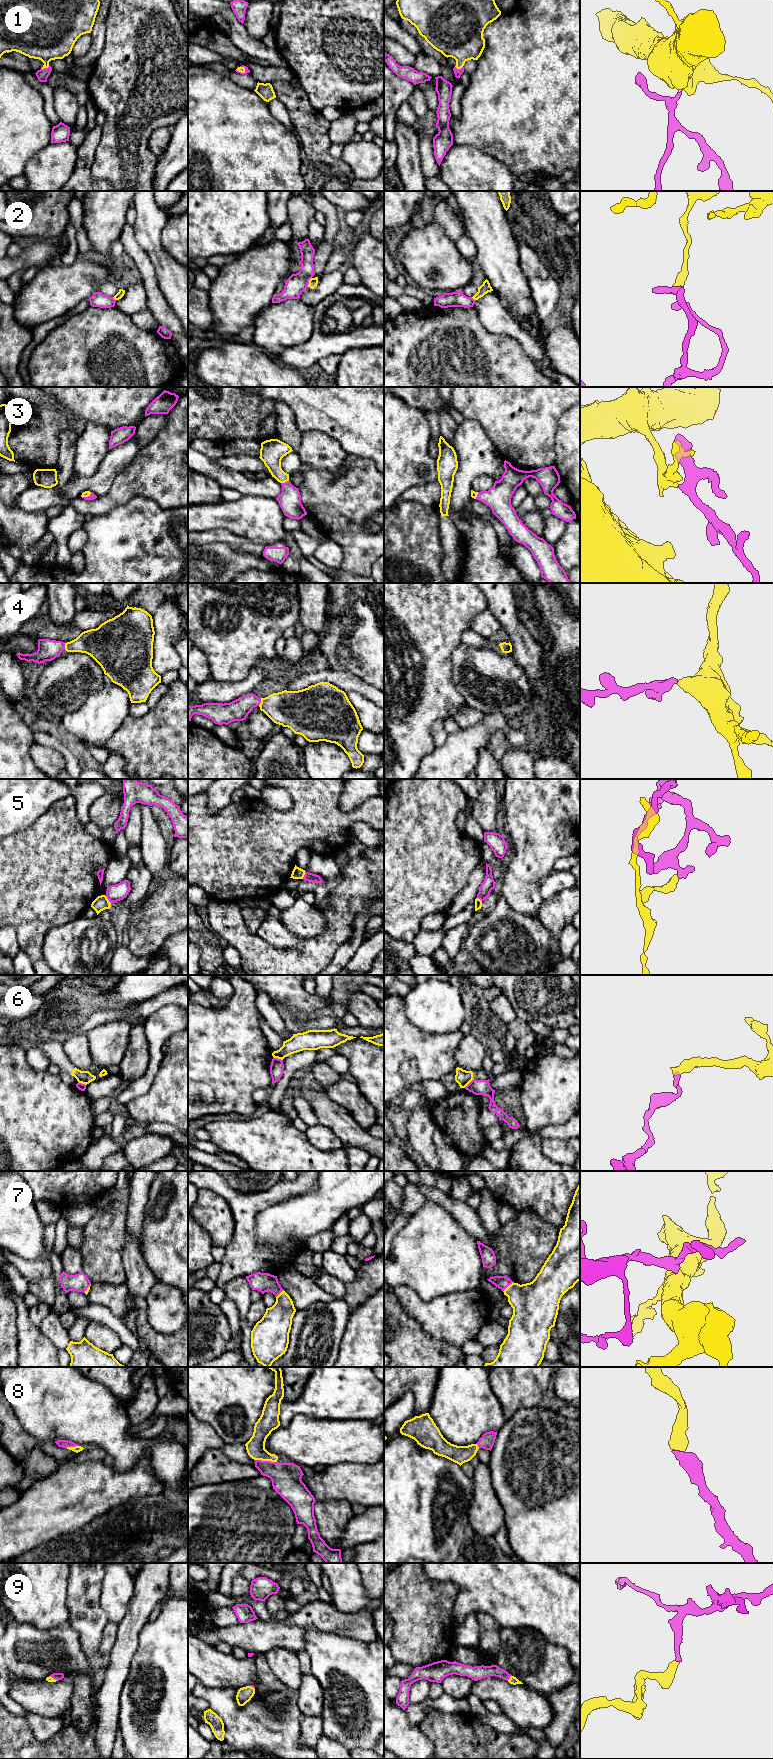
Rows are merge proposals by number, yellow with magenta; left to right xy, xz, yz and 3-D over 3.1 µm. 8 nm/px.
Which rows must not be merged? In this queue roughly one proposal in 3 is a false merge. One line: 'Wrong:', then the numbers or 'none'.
Wrong: 2, 5, 6

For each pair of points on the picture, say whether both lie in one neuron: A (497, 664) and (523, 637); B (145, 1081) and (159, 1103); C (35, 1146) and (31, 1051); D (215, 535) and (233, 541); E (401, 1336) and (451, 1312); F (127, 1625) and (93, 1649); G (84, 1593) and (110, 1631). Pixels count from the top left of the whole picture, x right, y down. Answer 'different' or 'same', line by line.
A: different
B: different
C: different
D: same
E: different
F: different
G: different

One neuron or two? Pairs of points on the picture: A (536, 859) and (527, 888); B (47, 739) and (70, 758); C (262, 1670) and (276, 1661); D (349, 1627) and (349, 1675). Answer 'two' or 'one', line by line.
A: one
B: one
C: two
D: two

